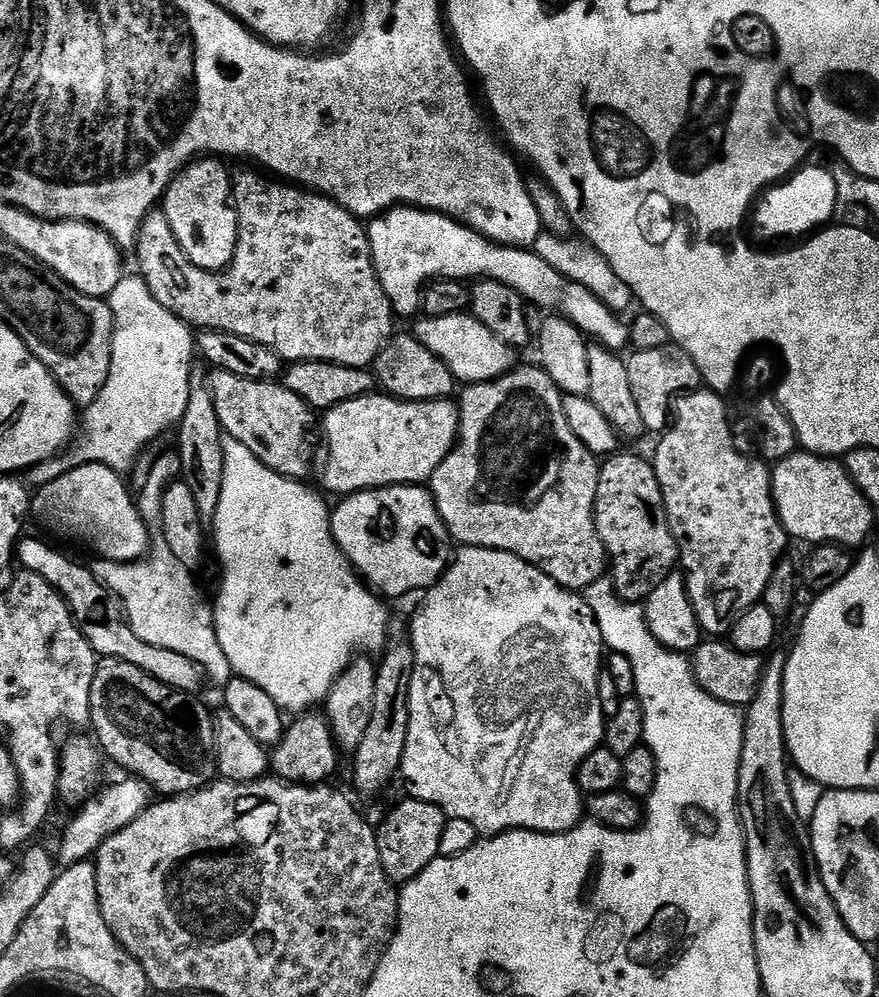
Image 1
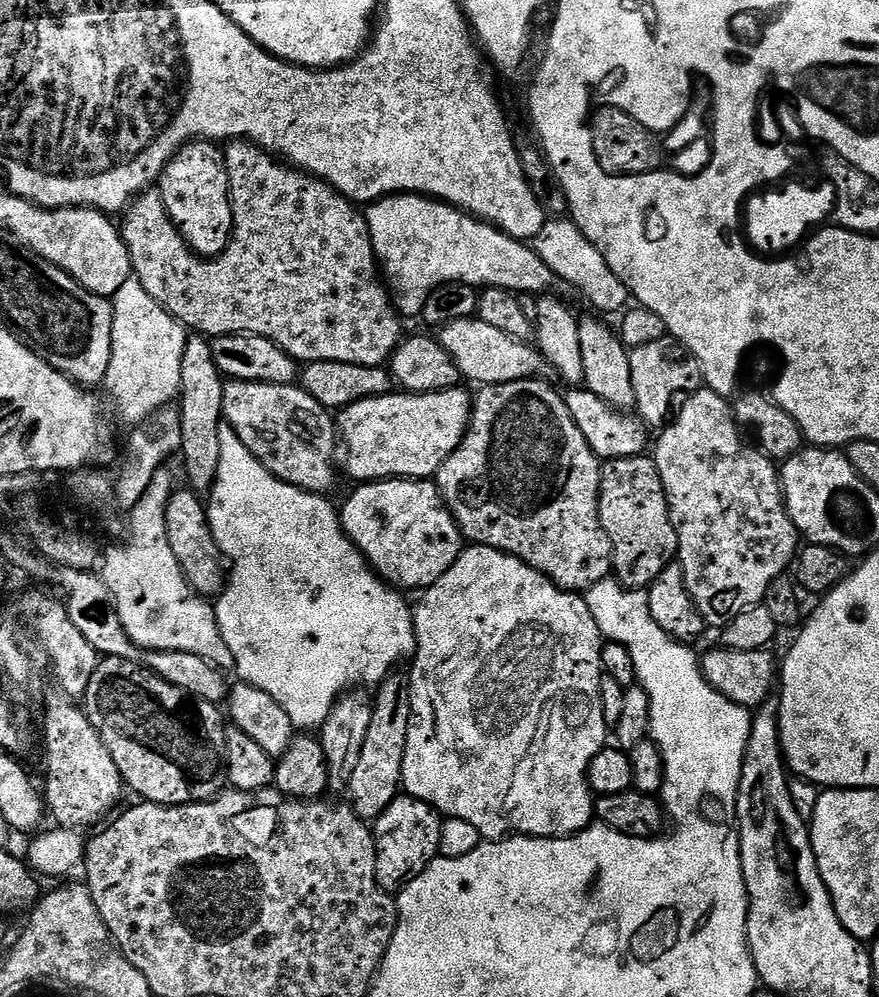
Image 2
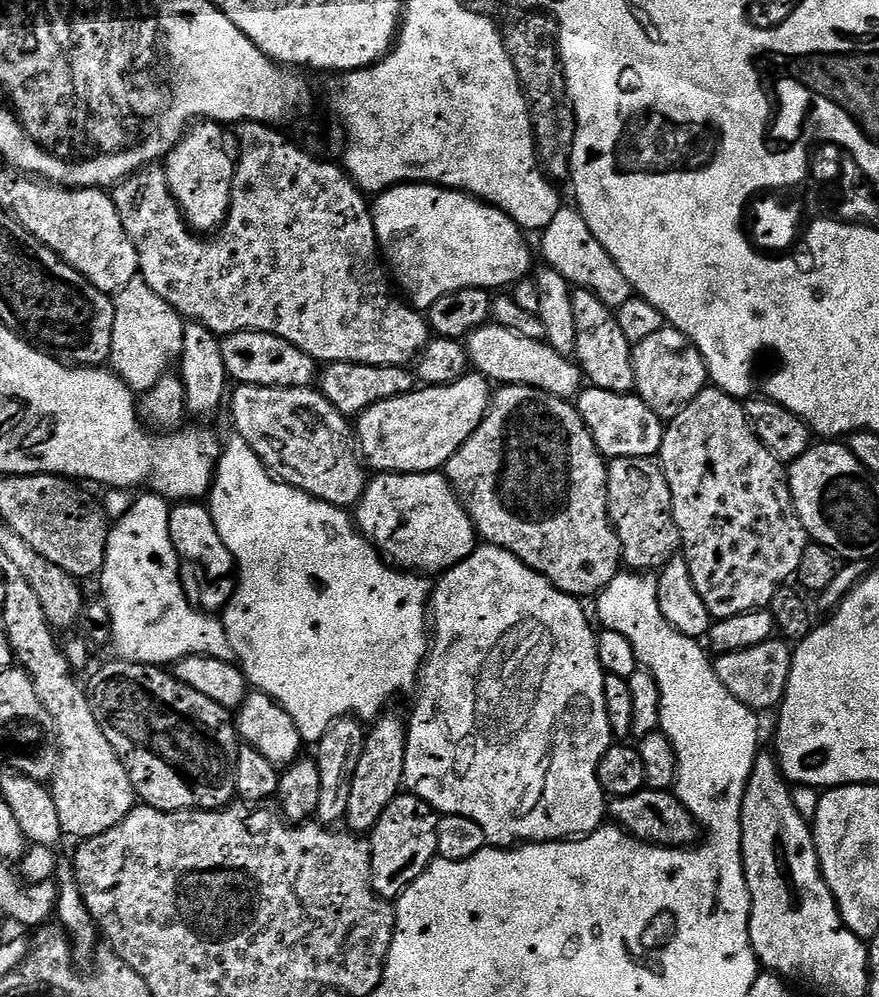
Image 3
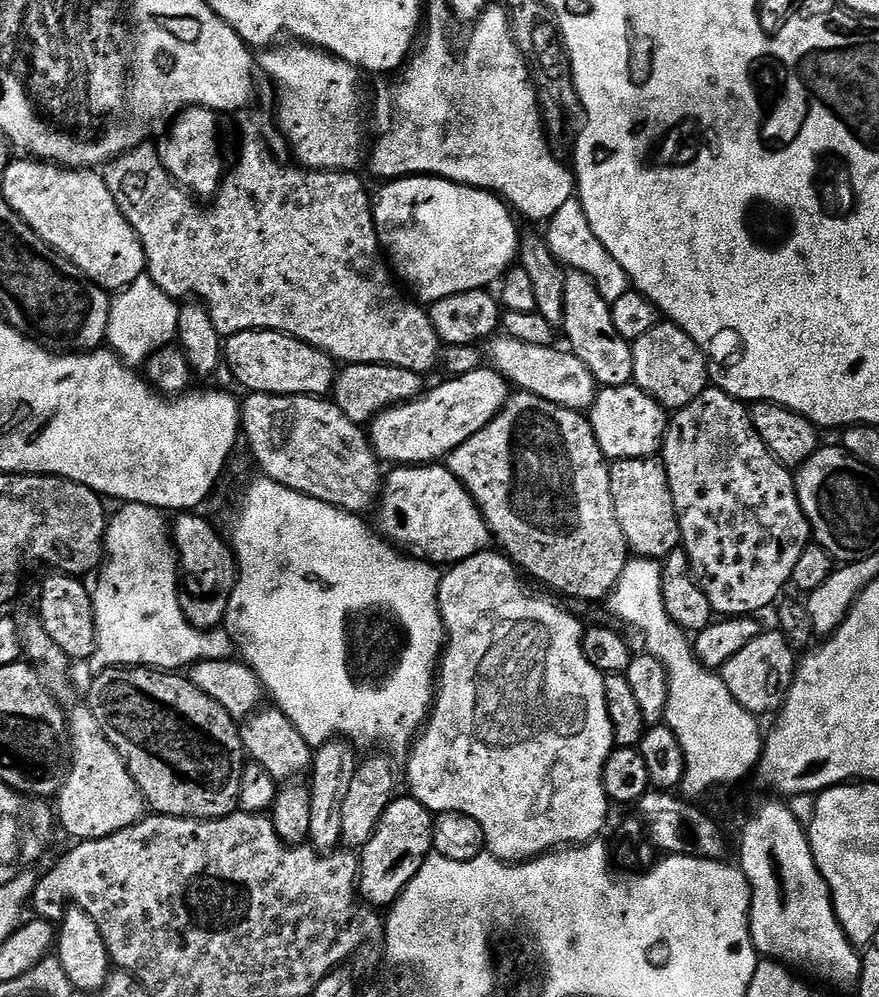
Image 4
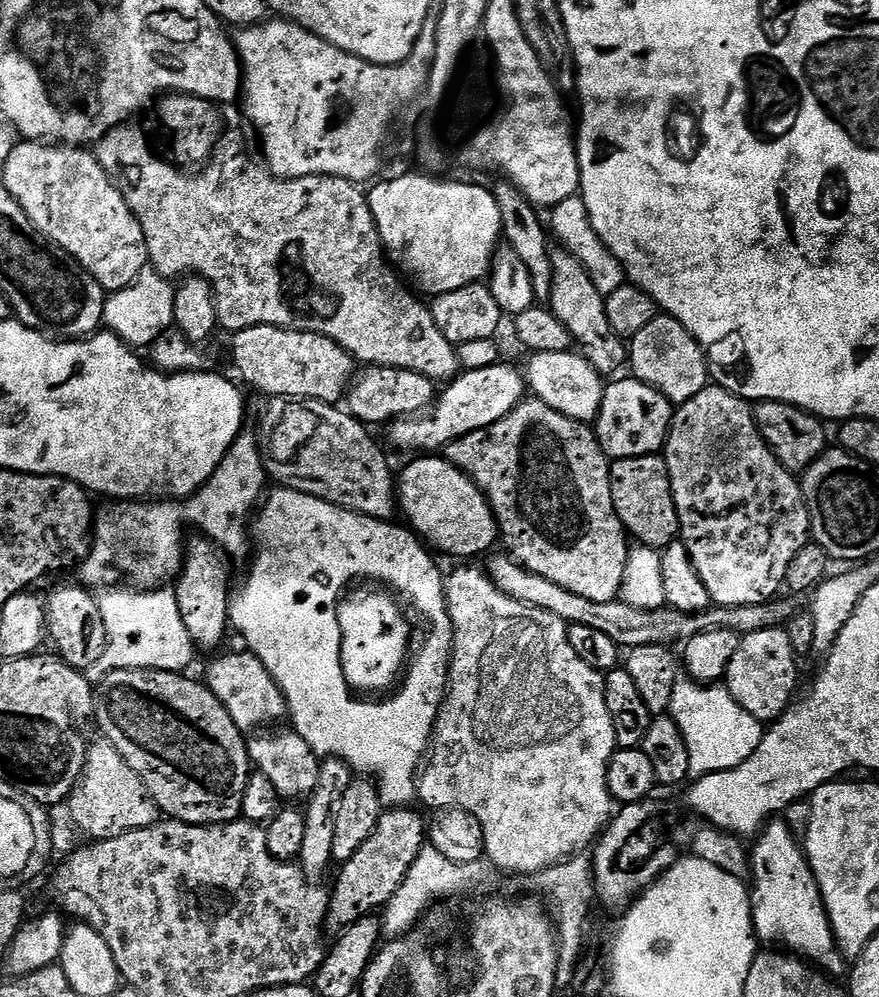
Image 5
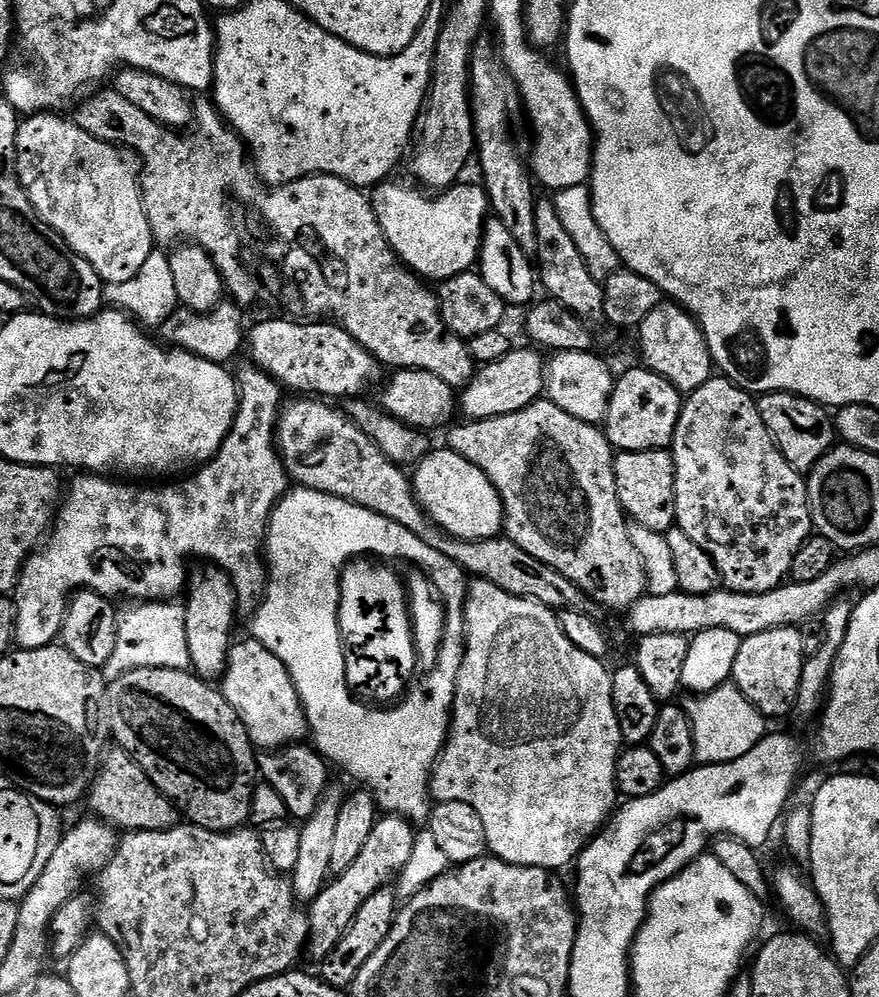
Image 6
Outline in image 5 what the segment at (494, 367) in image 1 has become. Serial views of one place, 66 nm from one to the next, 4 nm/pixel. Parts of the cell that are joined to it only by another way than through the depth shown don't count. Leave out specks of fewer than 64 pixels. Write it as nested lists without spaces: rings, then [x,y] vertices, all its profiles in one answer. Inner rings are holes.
[[[572,350],[534,352],[527,358],[526,384],[535,399],[546,402],[546,406],[566,414],[566,418],[571,420],[595,421],[596,415],[600,413],[606,384],[600,373],[594,370],[592,363]]]

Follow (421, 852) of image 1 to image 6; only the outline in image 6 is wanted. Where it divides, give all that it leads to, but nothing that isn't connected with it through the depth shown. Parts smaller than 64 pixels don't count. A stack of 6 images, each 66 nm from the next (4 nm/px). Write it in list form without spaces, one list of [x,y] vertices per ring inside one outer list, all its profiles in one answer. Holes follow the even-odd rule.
[[[384,814],[379,817],[370,830],[370,839],[362,854],[350,865],[342,875],[335,877],[318,894],[316,900],[311,901],[308,913],[308,946],[307,955],[313,956],[316,962],[323,962],[331,956],[338,942],[352,928],[358,910],[368,898],[380,888],[389,887],[399,877],[400,872],[410,862],[410,854],[416,845],[417,829],[400,815]]]

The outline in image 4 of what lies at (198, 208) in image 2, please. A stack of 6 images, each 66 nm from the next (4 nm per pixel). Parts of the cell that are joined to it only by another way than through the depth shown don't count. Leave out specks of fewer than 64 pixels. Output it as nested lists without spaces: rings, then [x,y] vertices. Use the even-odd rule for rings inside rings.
[[[186,108],[175,117],[176,132],[170,133],[161,144],[158,144],[160,161],[164,169],[185,192],[196,198],[215,197],[226,175],[224,152],[220,149],[220,120],[221,113],[213,108]]]

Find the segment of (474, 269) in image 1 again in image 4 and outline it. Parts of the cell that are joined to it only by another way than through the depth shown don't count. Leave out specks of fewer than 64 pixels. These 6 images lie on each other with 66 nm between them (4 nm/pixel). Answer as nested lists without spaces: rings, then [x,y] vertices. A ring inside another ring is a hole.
[[[404,176],[401,180],[387,181],[381,188],[384,189],[378,194],[375,193],[372,206],[372,217],[376,223],[376,237],[380,240],[380,246],[387,263],[394,266],[395,275],[399,279],[401,276],[412,287],[413,294],[411,293],[411,295],[421,305],[431,306],[442,298],[450,298],[450,294],[462,294],[479,288],[491,289],[493,287],[491,284],[495,285],[497,282],[503,281],[508,269],[517,263],[522,232],[521,229],[516,229],[517,217],[514,215],[513,209],[505,204],[496,193],[488,192],[485,188],[471,188],[465,184],[455,184],[449,180],[443,180],[441,176]]]

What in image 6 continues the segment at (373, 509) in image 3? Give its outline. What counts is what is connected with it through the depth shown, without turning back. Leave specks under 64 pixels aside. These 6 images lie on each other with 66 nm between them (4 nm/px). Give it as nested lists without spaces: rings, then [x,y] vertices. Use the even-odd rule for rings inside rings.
[[[451,448],[429,451],[427,458],[415,465],[411,477],[416,501],[436,524],[463,540],[494,540],[504,532],[504,499],[483,470],[462,458]]]

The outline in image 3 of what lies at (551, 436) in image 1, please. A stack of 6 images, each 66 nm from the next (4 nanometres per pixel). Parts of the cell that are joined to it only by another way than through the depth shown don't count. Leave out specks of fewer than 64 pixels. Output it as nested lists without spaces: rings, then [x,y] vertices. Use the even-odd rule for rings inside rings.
[[[506,384],[499,391],[493,395],[489,410],[478,430],[474,430],[474,434],[470,434],[467,442],[448,459],[446,465],[448,480],[452,483],[456,495],[460,497],[460,503],[468,511],[479,539],[485,545],[495,546],[514,554],[523,564],[530,566],[535,572],[541,572],[560,592],[566,592],[577,598],[595,597],[622,571],[620,539],[608,516],[608,465],[605,457],[596,449],[594,438],[584,425],[575,403],[569,402],[565,397],[552,396],[540,388],[531,388],[525,384]]]

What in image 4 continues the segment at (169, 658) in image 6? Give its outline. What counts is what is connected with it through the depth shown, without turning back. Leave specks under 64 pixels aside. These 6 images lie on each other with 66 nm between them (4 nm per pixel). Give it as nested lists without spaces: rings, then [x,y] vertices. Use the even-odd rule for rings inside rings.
[[[123,503],[121,508],[115,515],[111,515],[106,527],[106,534],[104,535],[104,554],[105,560],[100,575],[102,579],[99,580],[95,590],[92,590],[92,608],[95,611],[95,626],[96,626],[96,644],[94,654],[86,662],[86,668],[92,672],[91,675],[97,676],[104,673],[108,669],[120,667],[152,667],[159,671],[179,671],[189,667],[194,663],[200,663],[202,660],[227,660],[231,659],[236,652],[236,647],[233,640],[230,638],[227,629],[219,628],[213,629],[211,632],[205,629],[194,627],[191,622],[182,613],[180,604],[180,571],[179,571],[179,556],[176,553],[175,545],[172,542],[170,528],[168,525],[165,513],[161,512],[159,508],[146,506],[145,504]]]

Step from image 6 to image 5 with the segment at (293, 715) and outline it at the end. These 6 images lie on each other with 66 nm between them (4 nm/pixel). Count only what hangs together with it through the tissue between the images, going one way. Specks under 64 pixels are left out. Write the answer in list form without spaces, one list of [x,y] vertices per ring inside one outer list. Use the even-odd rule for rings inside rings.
[[[241,650],[232,652],[229,656],[218,657],[208,668],[206,683],[208,689],[218,698],[218,702],[226,706],[230,718],[234,718],[234,726],[238,726],[245,734],[261,726],[275,725],[280,722],[275,720],[288,716],[288,703],[278,682],[253,652]]]

